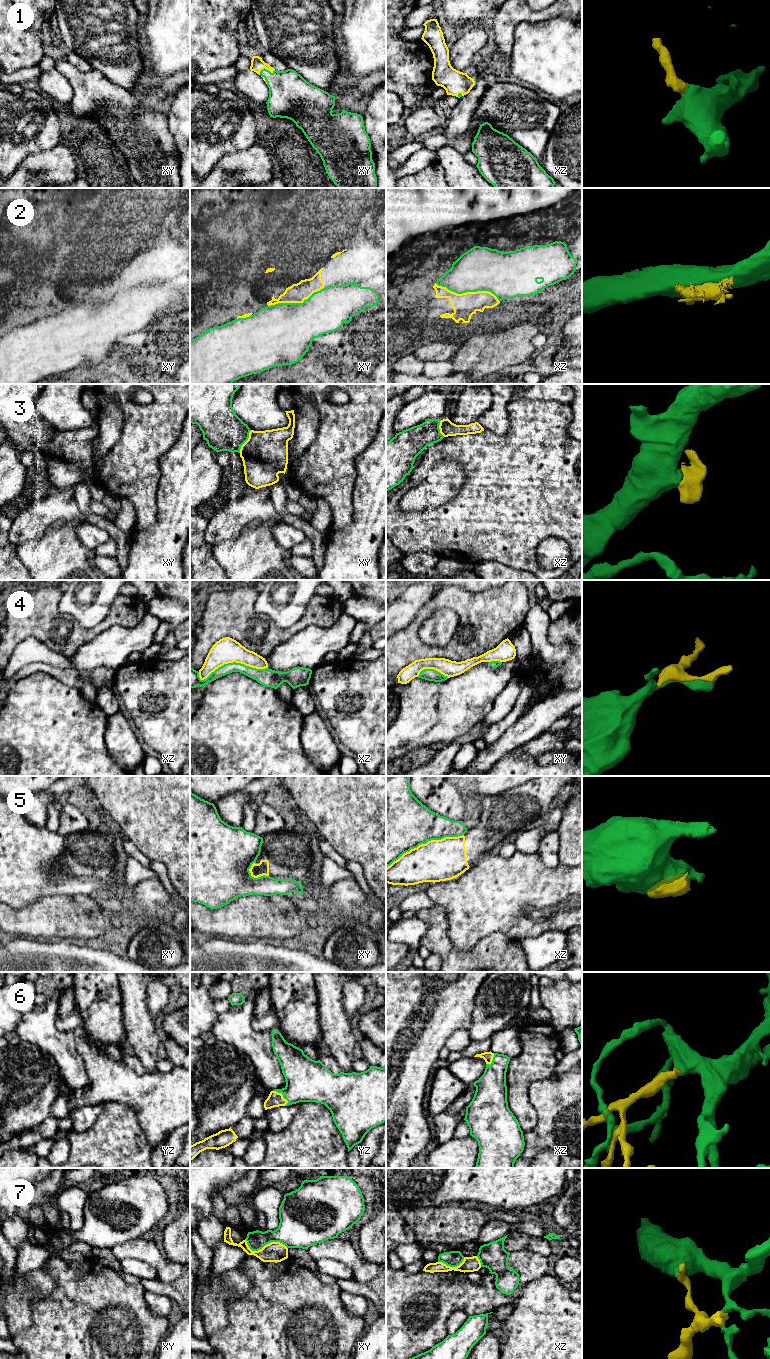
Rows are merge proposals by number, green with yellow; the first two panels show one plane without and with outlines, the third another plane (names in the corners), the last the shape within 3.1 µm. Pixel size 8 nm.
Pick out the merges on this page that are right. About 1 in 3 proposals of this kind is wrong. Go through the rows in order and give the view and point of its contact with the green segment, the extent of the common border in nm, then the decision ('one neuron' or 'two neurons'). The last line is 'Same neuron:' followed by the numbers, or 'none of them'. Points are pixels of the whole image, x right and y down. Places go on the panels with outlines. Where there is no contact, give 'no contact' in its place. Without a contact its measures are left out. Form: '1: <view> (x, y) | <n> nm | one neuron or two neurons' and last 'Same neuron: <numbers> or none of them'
1: xy (261, 75) | 140 nm | one neuron
2: xz (468, 291) | 550 nm | two neurons
3: xy (246, 440) | 200 nm | one neuron
4: xz (233, 662) | 550 nm | two neurons
5: xz (424, 843) | 700 nm | two neurons
6: yz (282, 1094) | 160 nm | one neuron
7: xy (264, 1245) | 360 nm | two neurons
Same neuron: 1, 3, 6

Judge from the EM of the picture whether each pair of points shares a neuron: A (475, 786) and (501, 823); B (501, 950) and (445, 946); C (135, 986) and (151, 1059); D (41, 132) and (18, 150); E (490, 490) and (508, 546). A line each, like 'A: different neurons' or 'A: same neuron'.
A: different neurons
B: same neuron
C: same neuron
D: same neuron
E: same neuron

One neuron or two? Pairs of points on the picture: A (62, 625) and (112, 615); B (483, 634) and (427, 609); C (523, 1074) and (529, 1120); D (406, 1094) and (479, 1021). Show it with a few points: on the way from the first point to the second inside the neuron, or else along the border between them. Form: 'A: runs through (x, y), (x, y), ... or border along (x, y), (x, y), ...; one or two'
A: runs through (75, 633), (92, 633), (100, 627); one
B: runs through (471, 620), (454, 603), (441, 603); one
C: runs through (521, 1085), (522, 1109); one
D: border along (473, 1006), (472, 1023), (467, 1029); two

